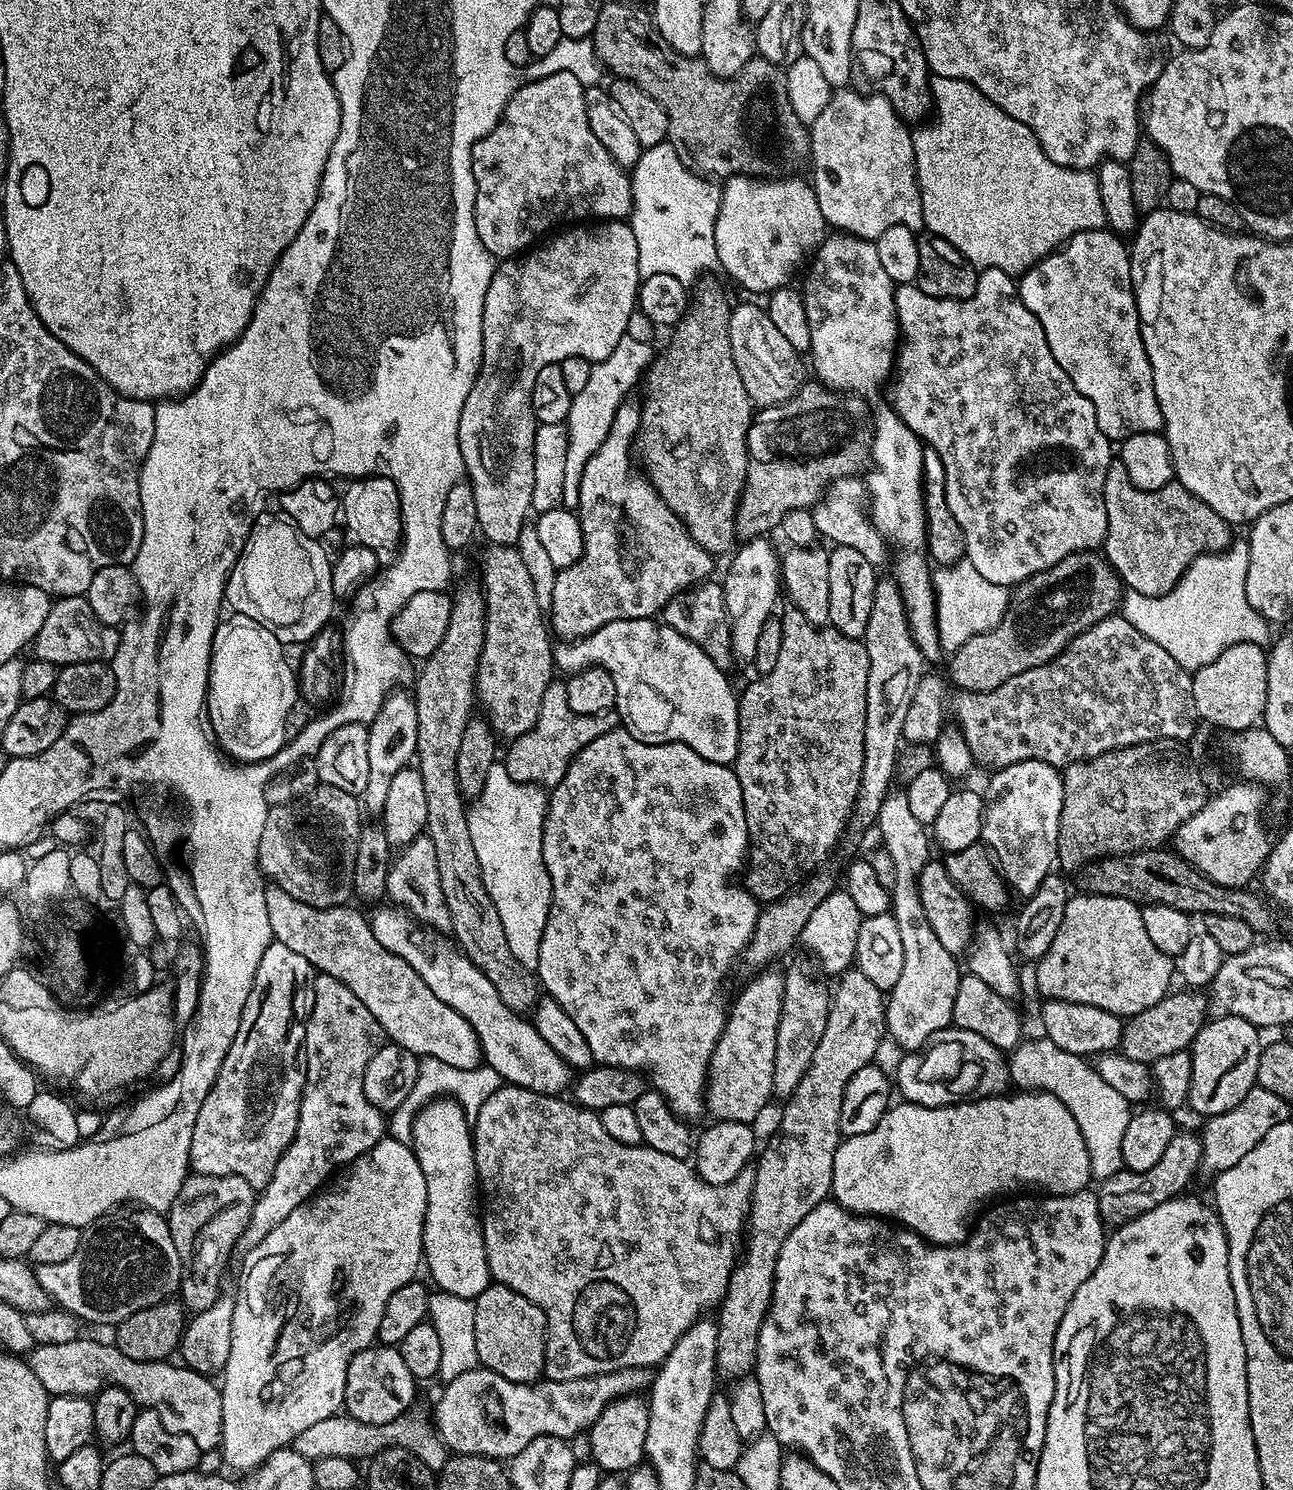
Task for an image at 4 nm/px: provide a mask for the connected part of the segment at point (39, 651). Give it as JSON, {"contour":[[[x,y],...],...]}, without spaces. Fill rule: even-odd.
{"contour":[[[61,596],[53,603],[42,630],[38,630],[34,641],[35,659],[45,660],[57,666],[74,662],[110,662],[120,645],[120,632],[115,627],[104,625],[94,614],[90,602],[84,596]]]}

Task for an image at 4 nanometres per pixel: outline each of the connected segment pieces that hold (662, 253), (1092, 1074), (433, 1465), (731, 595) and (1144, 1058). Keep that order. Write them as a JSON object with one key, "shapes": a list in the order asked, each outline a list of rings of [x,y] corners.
{"shapes":[[[[668,141],[643,149],[630,175],[632,215],[628,223],[638,243],[641,279],[653,274],[671,274],[683,284],[691,285],[700,272],[716,270],[719,260],[714,228],[721,204],[721,187],[698,175]]],[[[1047,1038],[1028,1040],[1016,1045],[1008,1060],[1008,1074],[1011,1083],[1020,1090],[1039,1090],[1054,1094],[1074,1114],[1078,1130],[1086,1142],[1090,1154],[1092,1180],[1103,1182],[1109,1180],[1116,1172],[1124,1168],[1122,1158],[1122,1137],[1130,1115],[1130,1102],[1114,1090],[1114,1086],[1102,1082],[1095,1067],[1085,1057],[1070,1054],[1062,1046],[1054,1046]]],[[[416,1411],[404,1413],[384,1424],[358,1422],[347,1414],[337,1414],[311,1425],[309,1429],[302,1430],[292,1440],[290,1447],[309,1461],[320,1460],[322,1457],[370,1460],[383,1448],[396,1445],[411,1452],[431,1472],[438,1474],[448,1461],[450,1453],[437,1435],[435,1425],[429,1417],[427,1420],[424,1415]]],[[[768,538],[743,541],[735,549],[732,558],[728,564],[728,573],[722,577],[728,619],[732,622],[732,655],[737,661],[750,662],[754,658],[754,650],[758,650],[762,625],[777,611],[776,595],[782,592],[782,560],[778,552],[776,556],[776,548]]],[[[1200,990],[1169,991],[1154,1006],[1142,1010],[1142,1014],[1134,1014],[1124,1020],[1119,1052],[1126,1058],[1137,1060],[1149,1066],[1158,1058],[1166,1058],[1166,1054],[1183,1052],[1191,1049],[1192,1039],[1200,1032],[1200,1027],[1209,1019],[1208,998]]]]}

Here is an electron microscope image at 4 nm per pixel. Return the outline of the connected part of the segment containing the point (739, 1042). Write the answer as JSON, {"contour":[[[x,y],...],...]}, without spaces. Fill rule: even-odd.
{"contour":[[[772,970],[757,971],[736,1001],[731,1001],[728,1021],[708,1063],[704,1102],[716,1120],[752,1124],[755,1116],[767,1106],[768,1099],[773,1099],[774,1050],[778,1042],[778,1018],[782,1014],[784,972],[768,971]]]}

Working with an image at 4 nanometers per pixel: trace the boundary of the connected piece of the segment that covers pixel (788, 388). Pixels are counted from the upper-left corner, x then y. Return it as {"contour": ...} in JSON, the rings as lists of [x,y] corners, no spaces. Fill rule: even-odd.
{"contour":[[[738,303],[733,307],[730,314],[730,350],[734,354],[734,366],[738,366],[742,386],[746,386],[746,394],[757,409],[794,398],[796,391],[806,382],[805,357],[794,350],[778,326],[770,322],[767,307]]]}

